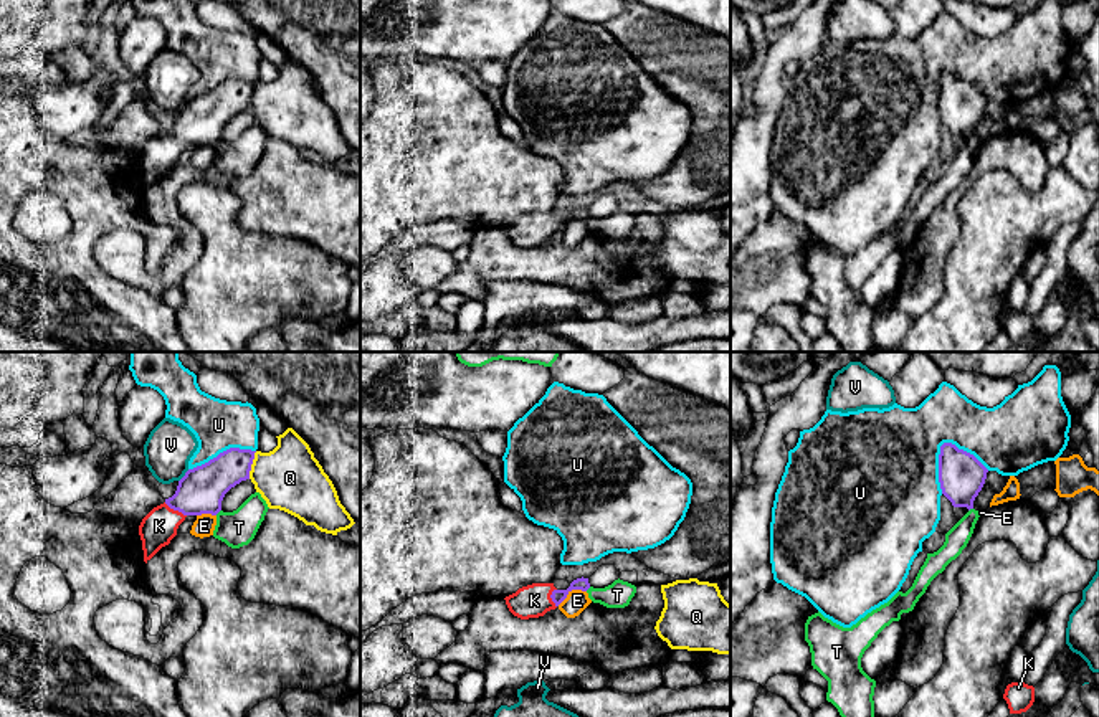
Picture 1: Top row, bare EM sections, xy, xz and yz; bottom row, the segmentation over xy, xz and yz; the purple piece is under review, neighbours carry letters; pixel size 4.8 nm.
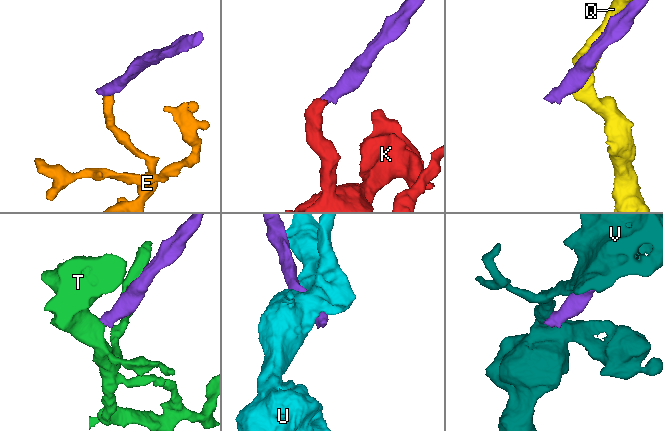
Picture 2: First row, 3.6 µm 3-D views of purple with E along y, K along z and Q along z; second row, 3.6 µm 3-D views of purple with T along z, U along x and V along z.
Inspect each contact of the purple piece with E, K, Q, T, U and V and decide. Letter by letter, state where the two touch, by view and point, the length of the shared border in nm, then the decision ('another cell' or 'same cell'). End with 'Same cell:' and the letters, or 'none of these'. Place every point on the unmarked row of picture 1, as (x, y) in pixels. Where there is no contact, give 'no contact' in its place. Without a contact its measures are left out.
E: xz (570, 220) | 160 nm | another cell
K: xy (176, 139) | 130 nm | same cell
Q: xy (252, 93) | 140 nm | another cell
T: xy (217, 142) | 40 nm | another cell
U: yz (962, 80) | 280 nm | another cell
V: xy (184, 106) | 80 nm | another cell
Same cell: K

